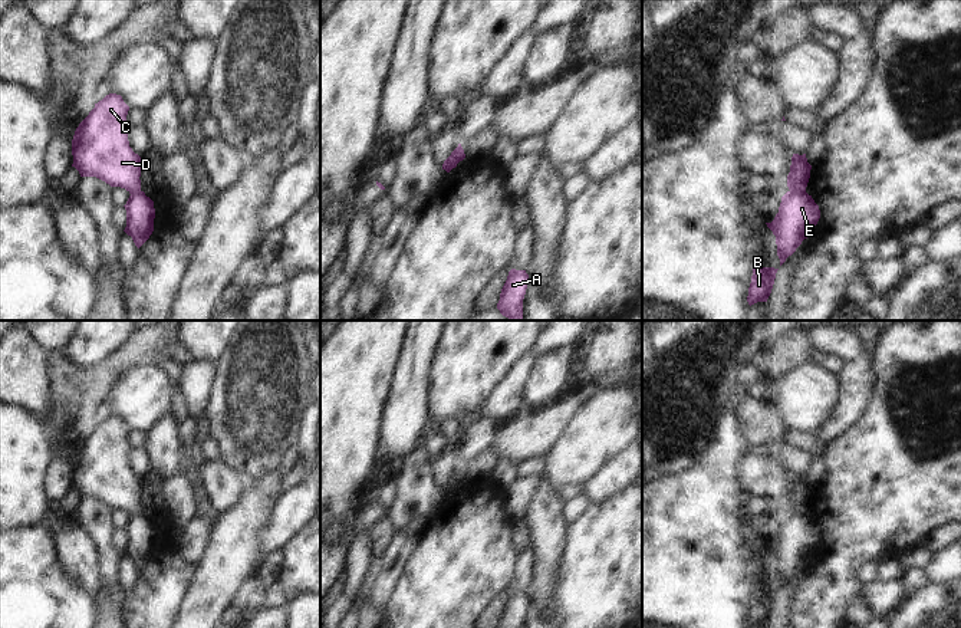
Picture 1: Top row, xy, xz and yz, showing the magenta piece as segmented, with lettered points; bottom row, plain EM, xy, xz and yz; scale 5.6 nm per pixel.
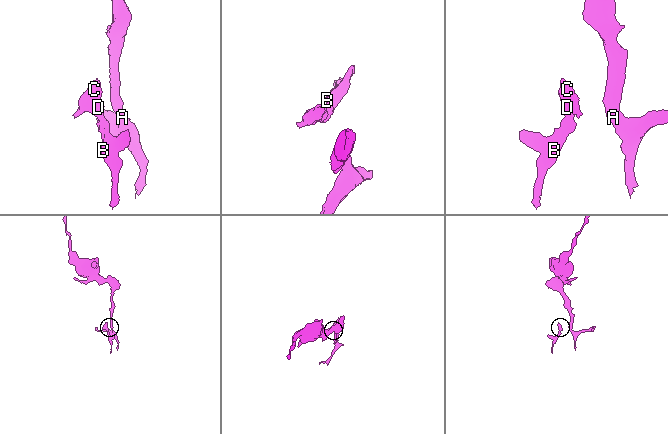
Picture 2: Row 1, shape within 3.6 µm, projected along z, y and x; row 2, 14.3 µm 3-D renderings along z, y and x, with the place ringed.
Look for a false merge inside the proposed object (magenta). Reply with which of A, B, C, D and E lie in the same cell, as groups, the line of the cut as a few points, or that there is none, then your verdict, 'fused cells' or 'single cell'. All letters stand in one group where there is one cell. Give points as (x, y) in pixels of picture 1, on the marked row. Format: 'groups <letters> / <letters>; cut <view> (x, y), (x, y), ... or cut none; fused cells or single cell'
groups A B E / C D; cut yz (790, 190), (805, 193); fused cells

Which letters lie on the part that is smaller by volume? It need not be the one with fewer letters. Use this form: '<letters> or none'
C, D

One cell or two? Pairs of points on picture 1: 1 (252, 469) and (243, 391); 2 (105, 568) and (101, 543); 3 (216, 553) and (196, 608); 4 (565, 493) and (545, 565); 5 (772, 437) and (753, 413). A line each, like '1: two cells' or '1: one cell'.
1: one cell
2: one cell
3: one cell
4: two cells
5: one cell

